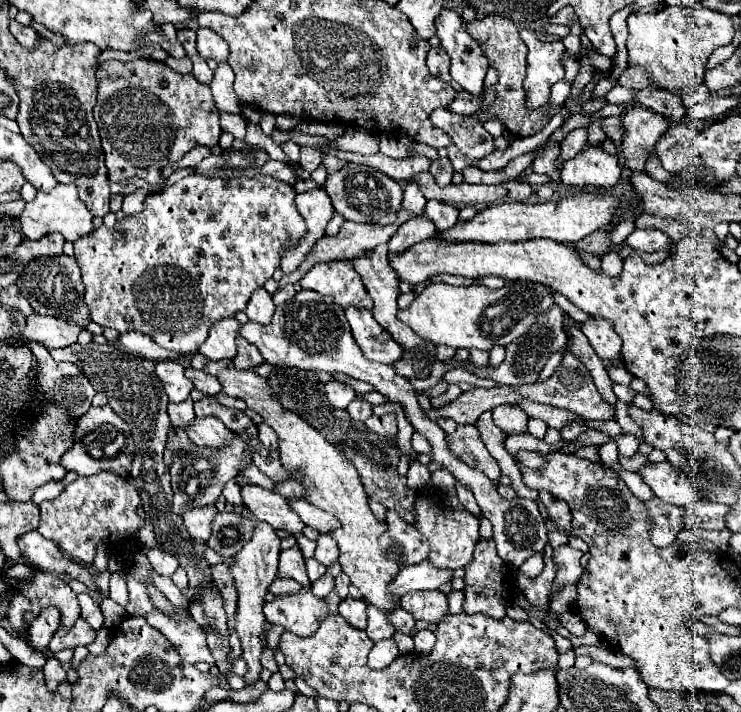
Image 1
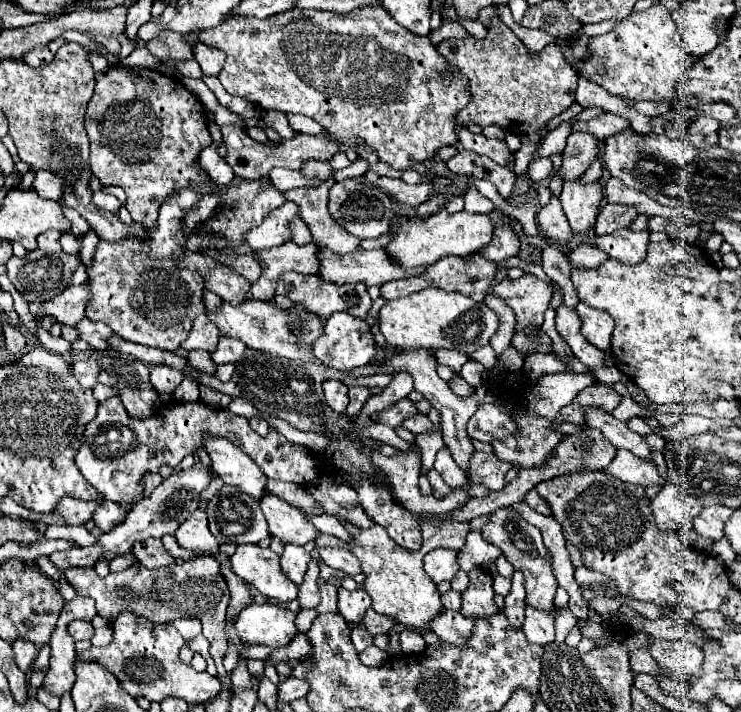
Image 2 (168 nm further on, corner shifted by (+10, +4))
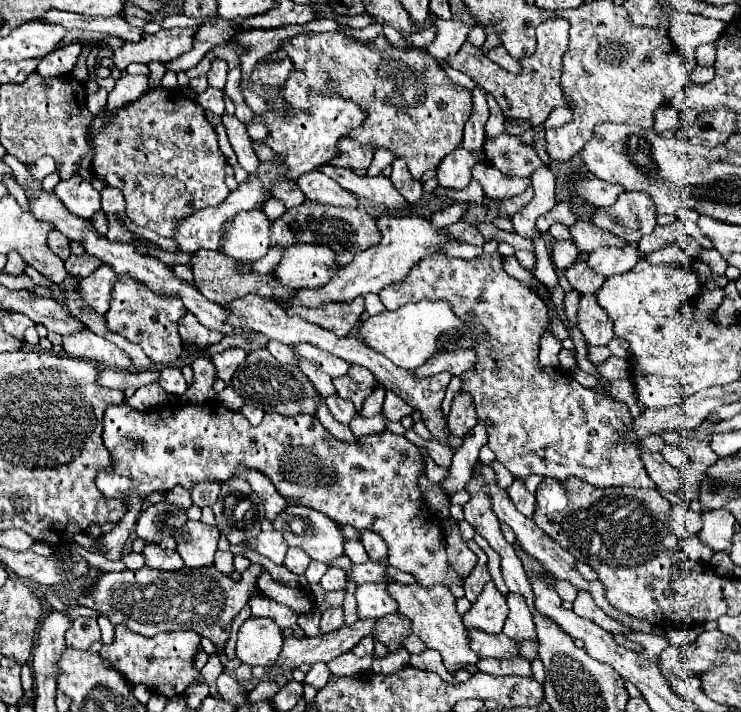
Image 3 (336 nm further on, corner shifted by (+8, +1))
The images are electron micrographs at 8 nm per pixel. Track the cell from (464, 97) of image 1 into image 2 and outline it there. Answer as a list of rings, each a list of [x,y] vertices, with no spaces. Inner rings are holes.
[[[493,20],[493,28],[485,40],[473,36],[443,40],[439,42],[439,52],[453,66],[459,67],[471,84],[473,100],[457,114],[457,120],[463,126],[471,122],[479,126],[497,124],[517,136],[531,134],[575,102],[577,74],[565,64],[561,50],[555,44],[549,44],[541,52],[529,52],[501,20]]]

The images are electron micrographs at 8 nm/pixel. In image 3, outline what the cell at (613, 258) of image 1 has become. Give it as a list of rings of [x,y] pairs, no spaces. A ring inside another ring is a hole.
[[[575,261],[569,269],[565,269],[565,277],[579,293],[595,293],[603,285],[603,275],[595,275],[585,261]]]

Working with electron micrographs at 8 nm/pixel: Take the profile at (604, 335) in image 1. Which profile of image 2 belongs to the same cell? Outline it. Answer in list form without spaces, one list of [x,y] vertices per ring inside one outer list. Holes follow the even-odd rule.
[[[585,302],[577,304],[577,312],[583,320],[583,328],[581,328],[583,336],[593,346],[597,346],[599,350],[609,350],[611,334],[613,334],[613,328],[615,328],[613,318],[603,310],[595,310],[595,308],[587,306]]]

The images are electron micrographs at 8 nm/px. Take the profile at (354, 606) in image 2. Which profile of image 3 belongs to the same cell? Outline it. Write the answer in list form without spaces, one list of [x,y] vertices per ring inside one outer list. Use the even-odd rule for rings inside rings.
[[[363,583],[355,589],[357,599],[357,615],[359,619],[367,617],[383,617],[397,611],[393,597],[387,593],[385,583]]]

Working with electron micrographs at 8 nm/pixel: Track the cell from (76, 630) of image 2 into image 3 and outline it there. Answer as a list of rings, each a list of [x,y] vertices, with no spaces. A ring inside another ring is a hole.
[[[77,617],[69,631],[65,633],[65,641],[69,649],[89,649],[91,643],[99,641],[101,633],[99,633],[99,625],[97,625],[97,617]]]

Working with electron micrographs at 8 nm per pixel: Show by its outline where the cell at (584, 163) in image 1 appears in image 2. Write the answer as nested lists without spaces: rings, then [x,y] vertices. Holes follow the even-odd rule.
[[[581,180],[565,182],[559,196],[563,212],[573,228],[573,232],[589,232],[595,226],[601,202],[601,182],[581,184]]]

